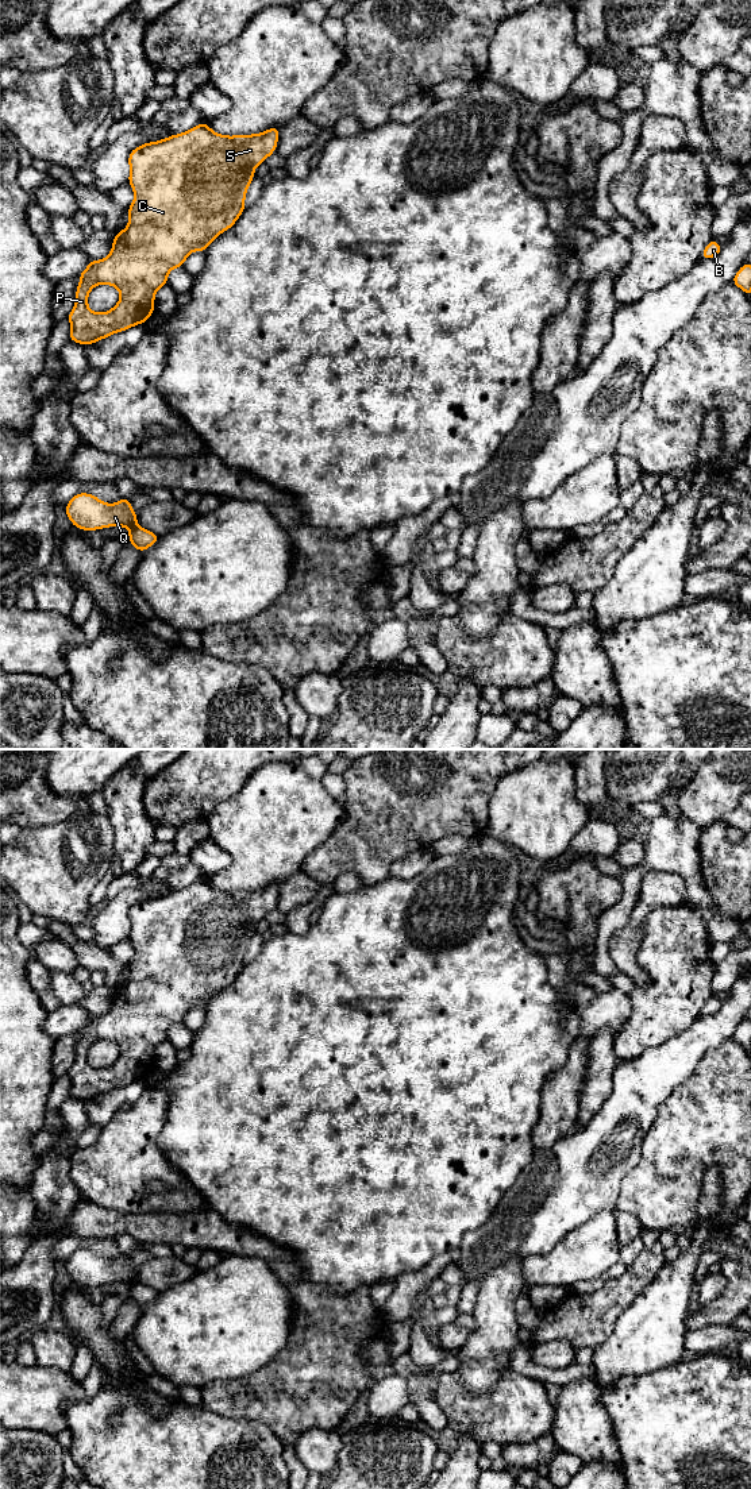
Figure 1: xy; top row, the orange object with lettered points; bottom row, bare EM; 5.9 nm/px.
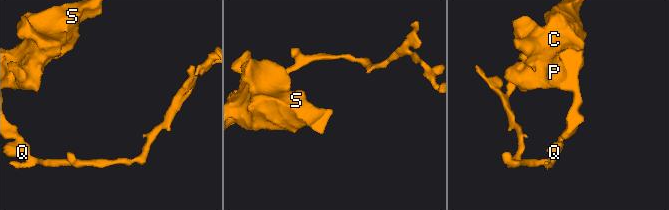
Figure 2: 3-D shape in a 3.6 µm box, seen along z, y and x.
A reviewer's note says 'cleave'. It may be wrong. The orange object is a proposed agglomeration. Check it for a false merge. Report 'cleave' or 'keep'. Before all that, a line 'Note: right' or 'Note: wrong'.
Note: right
cleave

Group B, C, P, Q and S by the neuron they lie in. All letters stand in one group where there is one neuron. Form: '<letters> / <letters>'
B / C P Q S

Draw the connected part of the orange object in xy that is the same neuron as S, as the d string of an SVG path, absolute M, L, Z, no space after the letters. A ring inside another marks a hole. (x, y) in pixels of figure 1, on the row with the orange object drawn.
M203 121L196 127L166 139L149 142L135 147L128 155L131 185L135 198L127 208L128 225L113 236L111 252L101 261L90 261L82 270L76 289L76 304L68 319L70 321L69 340L78 344L93 344L101 339L145 324L154 313L154 298L159 288L167 285L170 270L182 267L193 251L205 251L217 235L230 229L243 213L247 188L255 177L254 169L263 163L277 148L280 128L273 127L261 134L227 136L213 132ZM96 285L112 285L120 293L119 302L108 312L92 312L88 306L89 292Z

